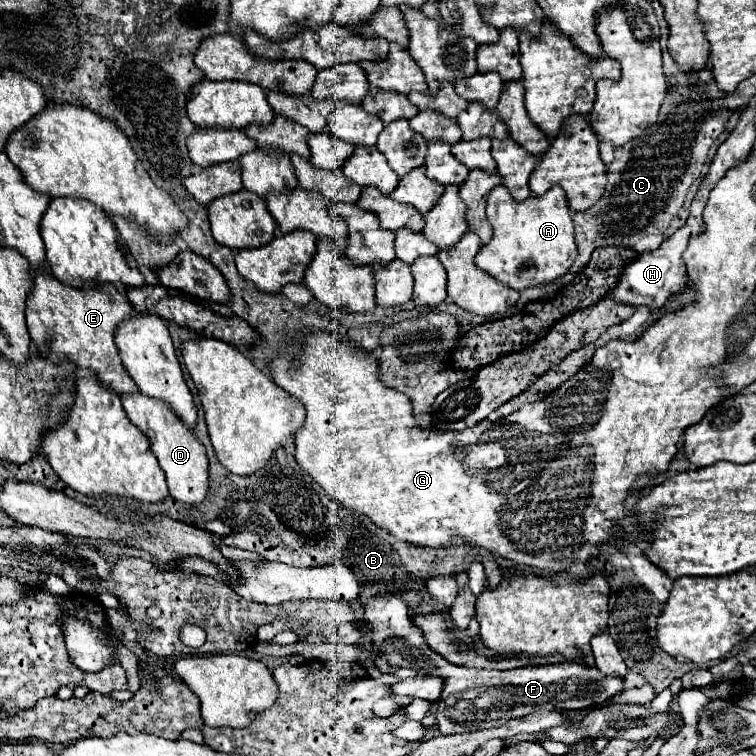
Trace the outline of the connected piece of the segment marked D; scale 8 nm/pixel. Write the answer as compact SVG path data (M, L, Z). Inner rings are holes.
M137 392L137 394L123 394L121 402L123 402L123 408L125 408L129 420L135 426L139 426L139 430L143 430L143 434L149 438L151 450L157 456L159 466L163 468L163 472L167 476L169 494L183 504L203 502L207 496L207 482L209 482L207 456L205 456L205 448L197 440L195 432L189 430L189 426L185 426L183 420L179 420L179 416L171 408L167 408L167 402L163 402L163 400L147 398L145 394Z

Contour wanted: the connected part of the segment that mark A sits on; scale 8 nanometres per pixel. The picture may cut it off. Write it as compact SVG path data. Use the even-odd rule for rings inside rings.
M499 184L487 198L487 218L493 226L493 236L487 246L481 246L475 264L517 292L563 276L577 258L571 210L561 186L551 188L543 196L515 202L509 190Z

